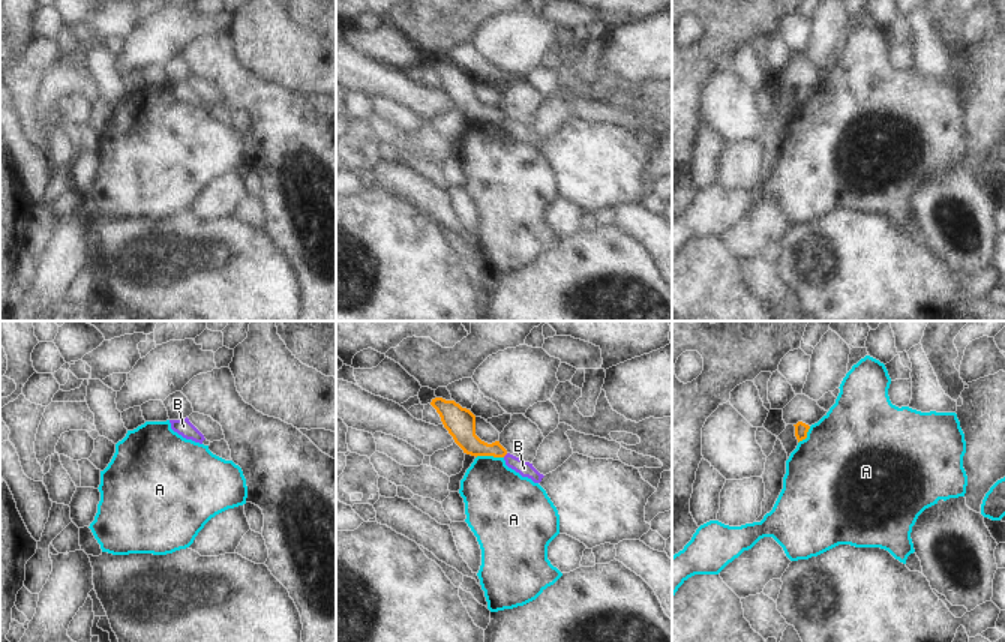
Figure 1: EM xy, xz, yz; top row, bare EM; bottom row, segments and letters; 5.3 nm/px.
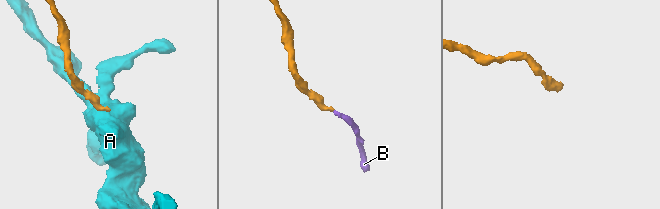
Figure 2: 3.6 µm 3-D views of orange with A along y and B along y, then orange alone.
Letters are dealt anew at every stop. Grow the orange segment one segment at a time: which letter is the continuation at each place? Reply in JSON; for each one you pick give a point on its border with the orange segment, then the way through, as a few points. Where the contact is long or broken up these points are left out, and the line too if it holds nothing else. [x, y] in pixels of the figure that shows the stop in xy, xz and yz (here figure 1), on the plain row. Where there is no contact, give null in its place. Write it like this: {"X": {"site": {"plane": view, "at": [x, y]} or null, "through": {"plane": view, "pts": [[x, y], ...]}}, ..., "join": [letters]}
{"B": {"site": {"plane": "xz", "at": [504, 119]}, "through": {"plane": "xz", "pts": [[464, 96], [479, 111], [504, 119], [524, 132]]}}, "join": ["B"]}

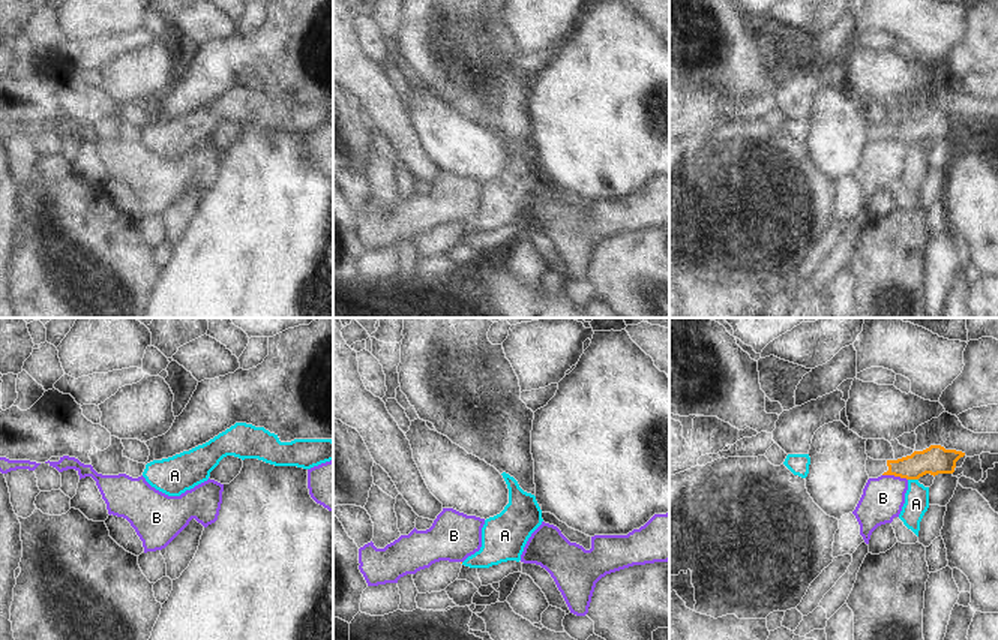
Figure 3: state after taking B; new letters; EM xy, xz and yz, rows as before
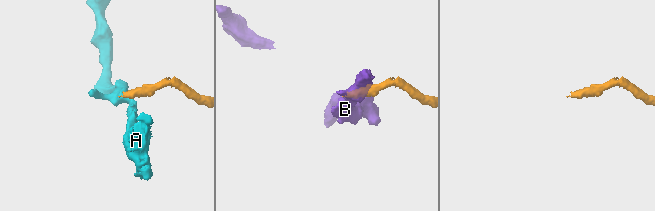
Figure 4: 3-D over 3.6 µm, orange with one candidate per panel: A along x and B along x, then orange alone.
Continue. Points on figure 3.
{"join": []}

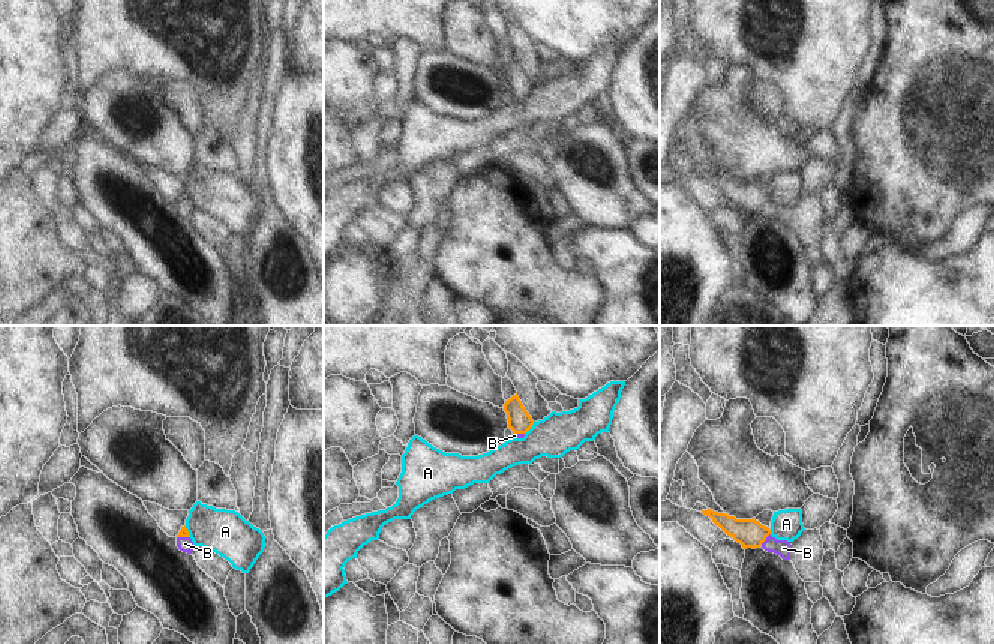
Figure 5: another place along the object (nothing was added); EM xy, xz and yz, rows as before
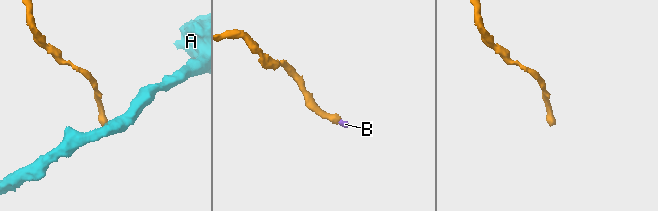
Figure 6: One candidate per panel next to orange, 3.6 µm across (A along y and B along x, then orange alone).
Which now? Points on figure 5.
{"B": {"site": {"plane": "yz", "at": [765, 203]}, "through": {"plane": "yz", "pts": [[750, 197], [765, 203], [783, 212]]}}, "join": ["B"]}

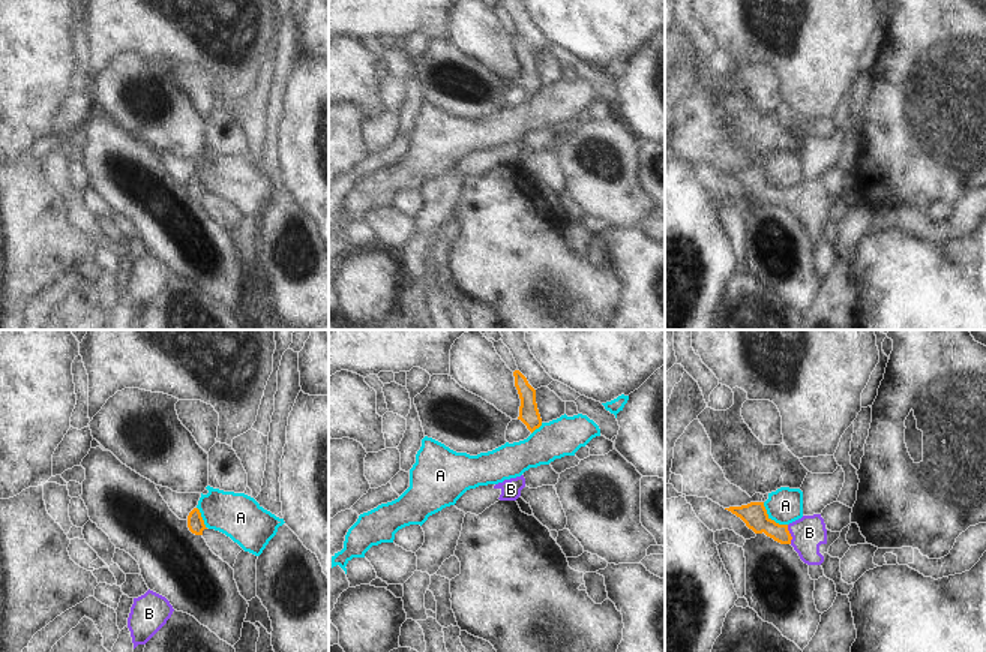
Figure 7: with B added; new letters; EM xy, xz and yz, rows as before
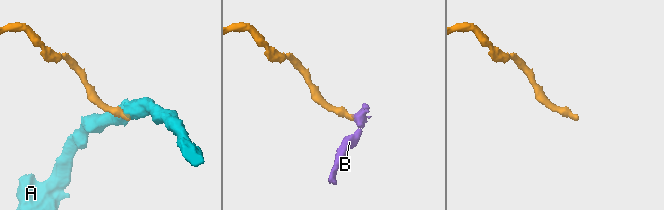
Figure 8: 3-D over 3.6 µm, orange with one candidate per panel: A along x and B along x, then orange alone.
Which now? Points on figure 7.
{"B": {"site": {"plane": "yz", "at": [790, 198]}, "through": {"plane": "yz", "pts": [[754, 179], [772, 194], [790, 198], [809, 197]]}}, "join": ["B"]}

